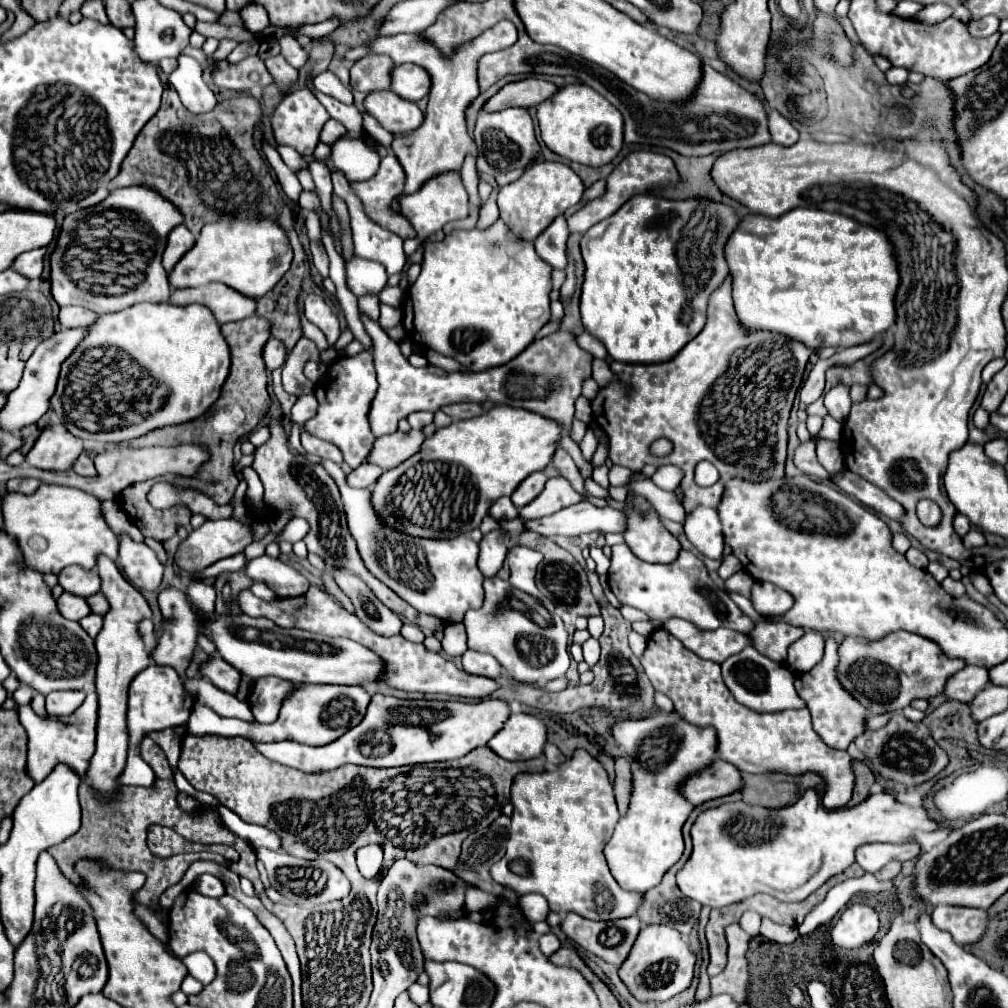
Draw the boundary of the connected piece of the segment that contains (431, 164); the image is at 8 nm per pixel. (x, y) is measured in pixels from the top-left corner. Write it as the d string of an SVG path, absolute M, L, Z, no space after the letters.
M501 20L497 26L485 30L475 38L473 42L467 42L465 46L457 46L457 50L451 50L451 54L437 52L437 46L431 46L427 38L421 34L395 34L395 36L383 36L377 38L377 42L369 48L357 48L351 50L347 56L351 60L359 60L367 52L385 54L395 64L411 62L421 66L431 76L431 90L429 90L429 102L425 108L425 120L423 124L413 130L409 136L395 136L391 148L395 156L399 158L401 166L407 172L405 182L405 194L415 192L425 180L429 180L435 174L447 172L447 170L459 170L463 164L463 158L469 154L469 150L475 150L473 140L467 136L465 126L465 108L469 102L479 94L479 82L477 82L477 62L487 52L497 52L503 48L513 46L517 42L517 30L513 22Z

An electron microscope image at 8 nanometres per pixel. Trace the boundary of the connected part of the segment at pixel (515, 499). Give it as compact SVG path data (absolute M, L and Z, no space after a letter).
M533 472L531 476L527 476L519 486L517 490L511 494L511 502L517 506L517 508L523 508L527 502L531 502L535 496L541 494L541 490L545 488L545 482L547 482L547 476L543 472Z

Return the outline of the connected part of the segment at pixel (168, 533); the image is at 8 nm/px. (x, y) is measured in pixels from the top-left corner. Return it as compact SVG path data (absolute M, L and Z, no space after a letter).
M155 482L133 484L121 492L121 506L133 518L137 528L143 532L145 538L153 538L159 542L169 540L175 536L177 524L187 526L191 512L187 508L169 508L169 510L155 510L147 502L147 492Z

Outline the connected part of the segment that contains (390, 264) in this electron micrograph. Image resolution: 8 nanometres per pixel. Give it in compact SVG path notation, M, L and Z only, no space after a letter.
M333 170L333 172L331 172L331 180L333 180L333 190L335 190L335 194L341 196L341 198L347 202L347 206L349 206L351 230L353 230L353 244L355 244L355 256L383 264L385 270L387 270L387 276L399 274L399 272L403 270L403 266L407 264L407 258L405 258L405 252L403 252L403 240L401 240L397 234L391 234L389 230L377 226L373 220L369 220L369 218L365 216L359 198L351 192L351 188L349 188L349 184L347 184L347 180L345 180L345 174L341 174L341 170Z

